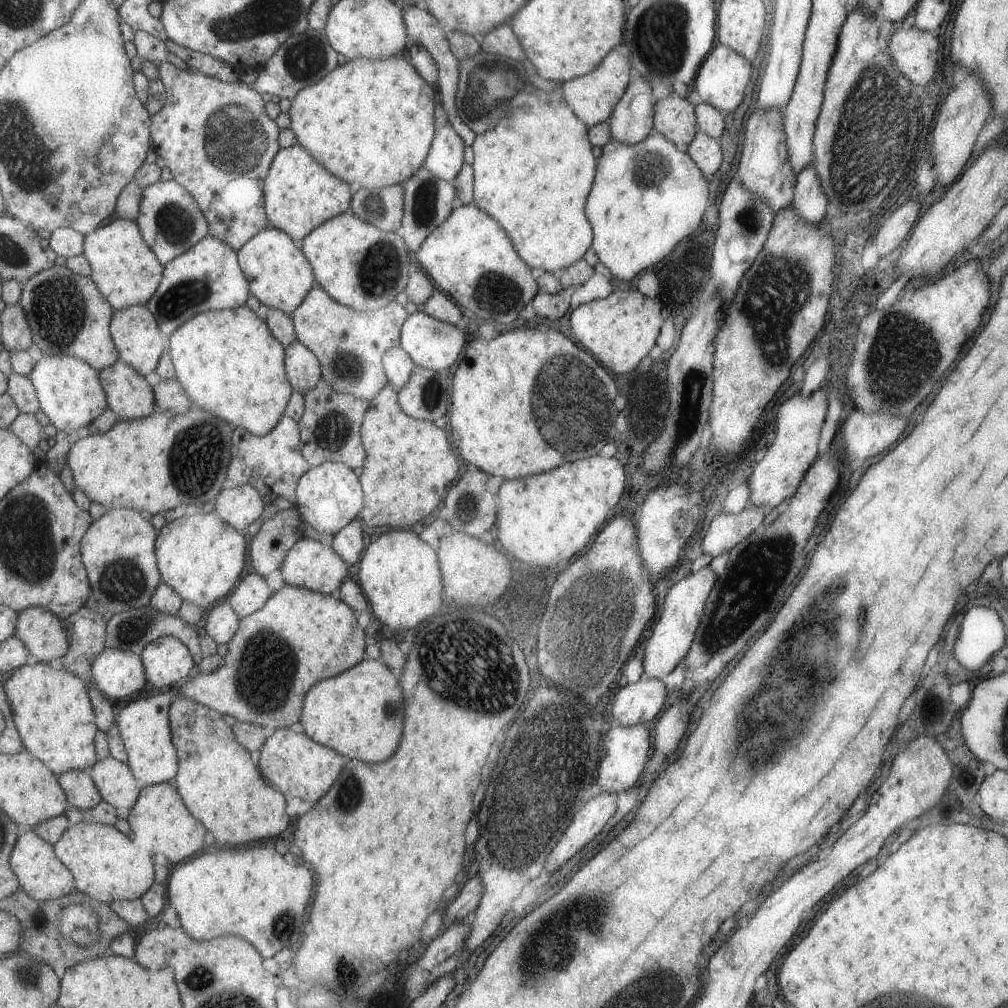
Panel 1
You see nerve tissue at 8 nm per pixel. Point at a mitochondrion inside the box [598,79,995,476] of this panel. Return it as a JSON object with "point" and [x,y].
{"point":[781,286]}

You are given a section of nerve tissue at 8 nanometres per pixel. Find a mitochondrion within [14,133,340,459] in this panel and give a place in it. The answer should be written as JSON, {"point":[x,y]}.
{"point":[57,307]}

